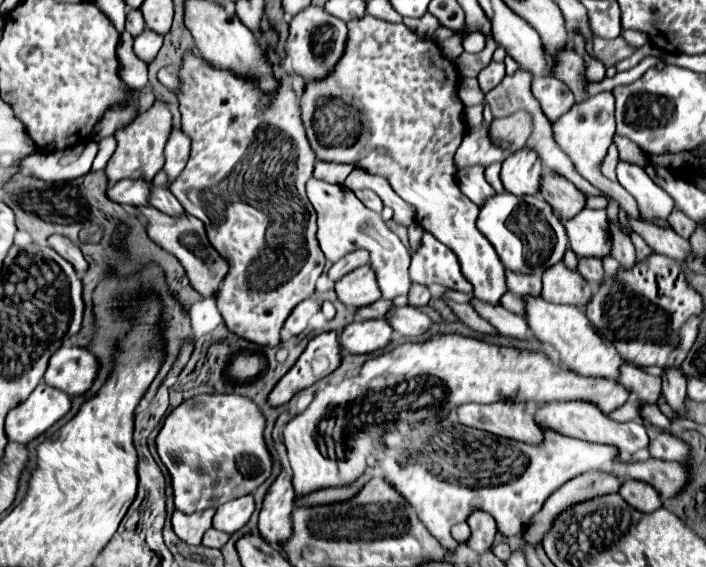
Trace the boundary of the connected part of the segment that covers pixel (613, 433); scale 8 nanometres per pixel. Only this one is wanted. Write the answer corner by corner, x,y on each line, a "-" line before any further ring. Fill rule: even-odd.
571,400
571,402
549,402
545,406
541,406
535,412
535,422
547,430
555,430
567,436
575,436
579,440
587,440
587,442
597,442
597,444
607,444
607,446
615,446
619,450
619,454
627,460
631,458
637,450
643,450
649,446
649,436
643,424
637,422
615,422
611,420
607,414
603,414
593,402
585,402
585,400

